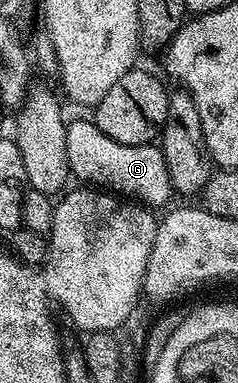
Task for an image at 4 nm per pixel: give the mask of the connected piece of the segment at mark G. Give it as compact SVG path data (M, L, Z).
M76 120L66 130L66 158L68 170L80 182L87 182L100 190L131 198L145 206L164 204L174 196L170 174L161 149L155 143L142 146L126 146L106 138L102 130L91 120Z

